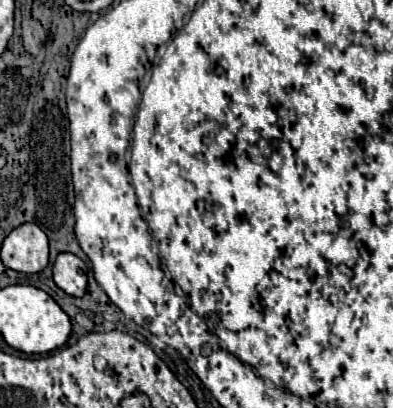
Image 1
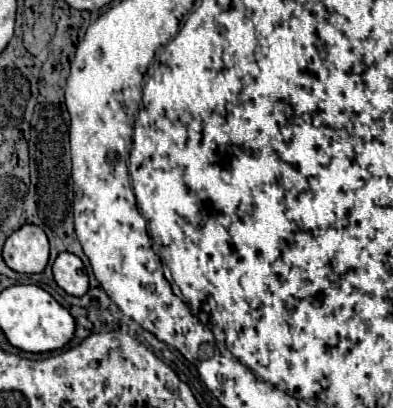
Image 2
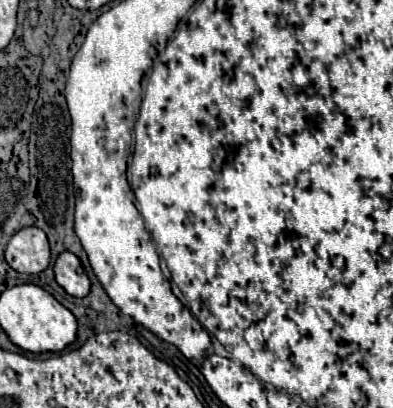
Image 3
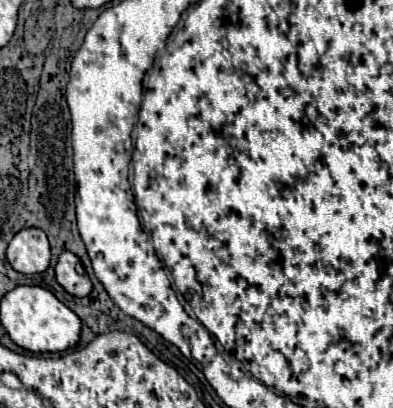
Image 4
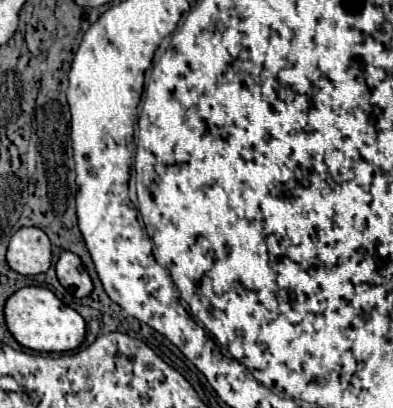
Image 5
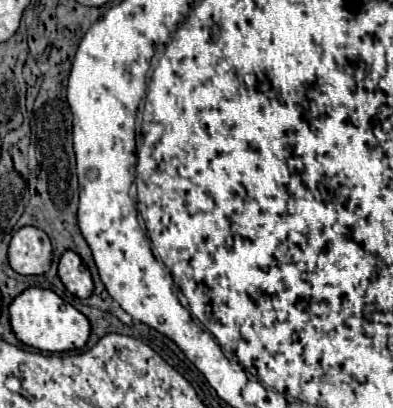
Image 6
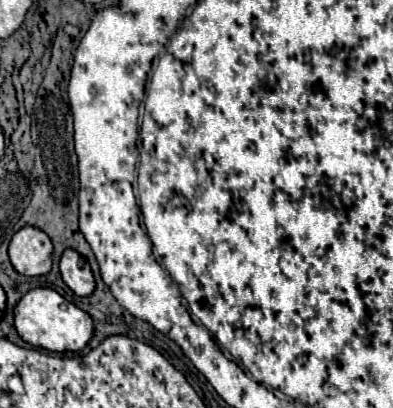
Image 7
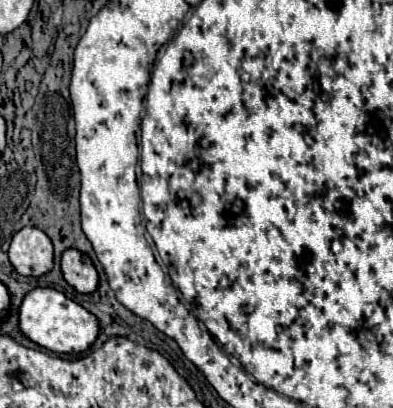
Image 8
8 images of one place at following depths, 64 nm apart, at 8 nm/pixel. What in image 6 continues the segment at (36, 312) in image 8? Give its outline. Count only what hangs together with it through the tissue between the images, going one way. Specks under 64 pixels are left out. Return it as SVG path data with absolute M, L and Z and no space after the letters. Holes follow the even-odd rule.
M28 288L10 304L10 324L18 340L44 352L80 350L90 338L90 322L72 304L64 302L56 292L44 288Z

